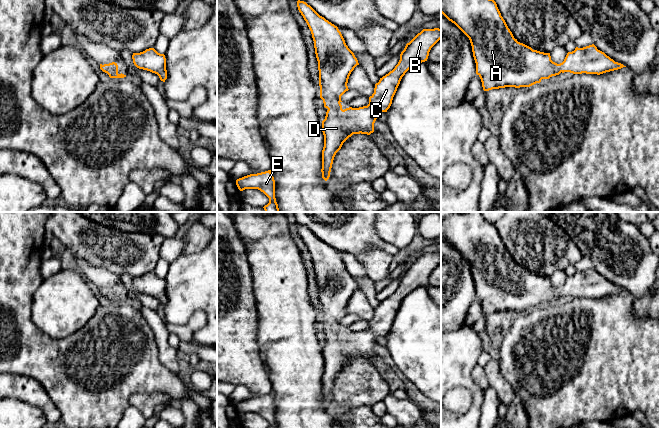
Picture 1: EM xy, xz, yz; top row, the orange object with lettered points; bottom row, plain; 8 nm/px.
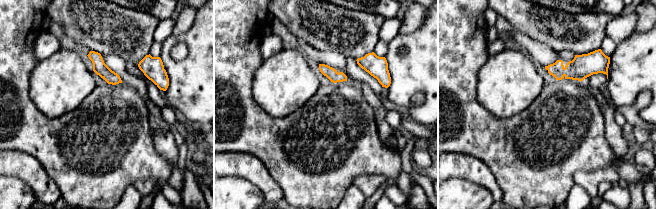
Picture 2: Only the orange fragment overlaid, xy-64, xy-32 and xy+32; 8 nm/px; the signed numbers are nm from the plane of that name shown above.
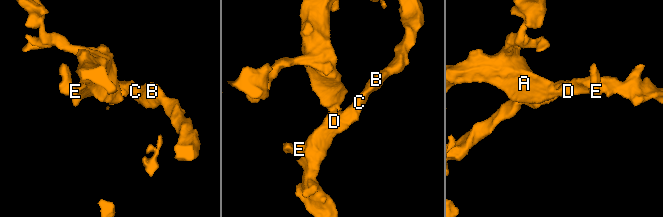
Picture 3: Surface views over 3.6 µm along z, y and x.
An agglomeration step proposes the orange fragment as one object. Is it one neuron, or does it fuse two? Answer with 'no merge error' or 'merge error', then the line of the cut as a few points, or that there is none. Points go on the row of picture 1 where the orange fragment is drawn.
no merge error; no cut

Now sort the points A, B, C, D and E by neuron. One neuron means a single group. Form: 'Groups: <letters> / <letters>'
Groups: A B C D E

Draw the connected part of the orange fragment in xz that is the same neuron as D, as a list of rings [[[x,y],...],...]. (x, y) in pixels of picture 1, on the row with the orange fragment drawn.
[[[304,1],[297,7],[306,21],[314,41],[318,61],[320,98],[327,108],[322,121],[324,147],[322,150],[322,178],[327,181],[336,153],[353,134],[374,132],[379,112],[387,112],[392,104],[402,77],[414,65],[427,61],[431,48],[441,39],[441,29],[423,29],[400,54],[395,68],[375,84],[369,104],[359,108],[342,109],[341,96],[348,91],[348,79],[359,65],[348,48],[338,27],[320,16]]]

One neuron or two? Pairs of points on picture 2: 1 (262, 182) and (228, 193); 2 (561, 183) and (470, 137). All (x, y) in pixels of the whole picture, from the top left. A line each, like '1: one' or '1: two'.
1: two
2: one

